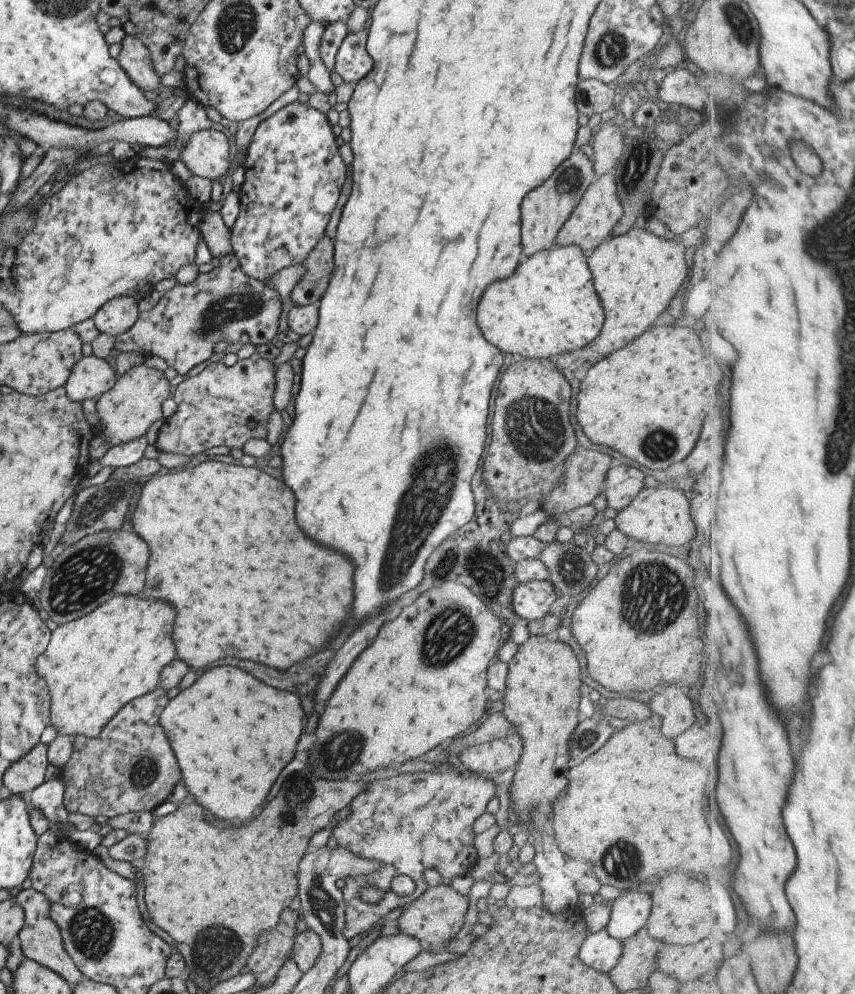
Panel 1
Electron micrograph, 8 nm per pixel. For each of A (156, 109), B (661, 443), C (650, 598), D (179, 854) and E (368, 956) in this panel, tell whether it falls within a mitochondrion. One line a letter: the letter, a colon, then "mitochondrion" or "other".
A: other
B: mitochondrion
C: mitochondrion
D: other
E: other

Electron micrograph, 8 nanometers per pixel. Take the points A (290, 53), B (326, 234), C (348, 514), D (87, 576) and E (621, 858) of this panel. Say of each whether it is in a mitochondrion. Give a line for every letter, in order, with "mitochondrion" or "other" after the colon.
A: other
B: other
C: other
D: mitochondrion
E: mitochondrion

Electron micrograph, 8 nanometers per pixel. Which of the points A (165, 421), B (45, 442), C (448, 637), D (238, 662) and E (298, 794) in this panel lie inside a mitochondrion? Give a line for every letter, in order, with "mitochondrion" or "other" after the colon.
A: other
B: other
C: mitochondrion
D: other
E: mitochondrion

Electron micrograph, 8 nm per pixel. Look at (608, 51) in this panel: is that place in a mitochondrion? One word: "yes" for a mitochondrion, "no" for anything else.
yes

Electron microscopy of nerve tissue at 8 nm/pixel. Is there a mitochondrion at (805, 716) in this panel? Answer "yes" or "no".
no

